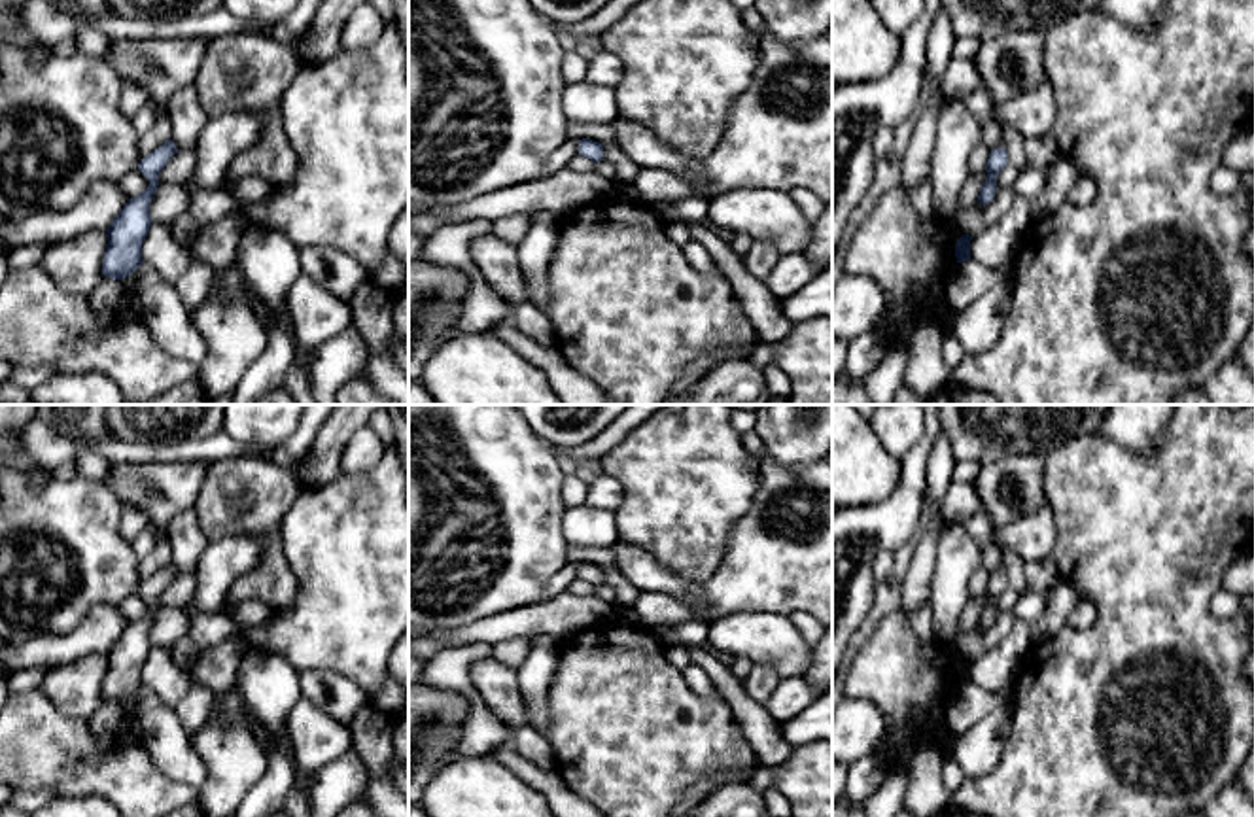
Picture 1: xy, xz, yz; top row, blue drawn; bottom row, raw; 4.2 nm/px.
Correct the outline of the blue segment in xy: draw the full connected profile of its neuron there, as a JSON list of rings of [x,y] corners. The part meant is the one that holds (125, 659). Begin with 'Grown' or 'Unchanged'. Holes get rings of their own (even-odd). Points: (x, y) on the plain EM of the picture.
Unchanged. [[[166,564],[148,581],[140,582],[138,594],[149,609],[121,632],[106,652],[108,668],[102,683],[104,702],[123,704],[142,688],[142,668],[151,651],[149,628],[157,615],[159,596],[166,590],[178,571]]]

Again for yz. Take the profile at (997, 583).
Unchanged. [[[1004,571],[989,575],[989,582],[985,590],[987,603],[984,605],[978,618],[980,628],[989,628],[993,624],[995,615],[997,615],[997,600],[1006,588],[1008,588],[1008,577]]]

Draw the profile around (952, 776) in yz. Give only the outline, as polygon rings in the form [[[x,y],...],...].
[[[946,758],[942,766],[942,783],[949,794],[953,794],[961,783],[965,781],[965,774],[961,766],[953,758]]]

